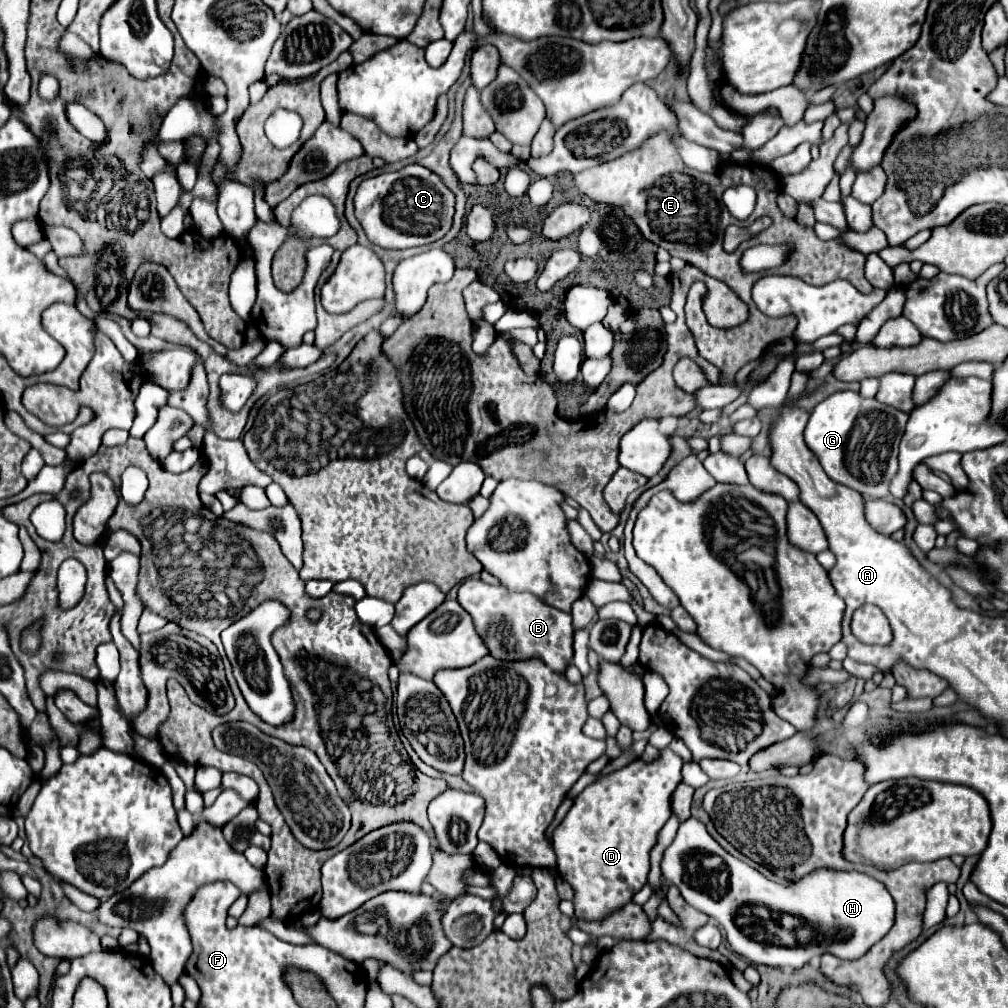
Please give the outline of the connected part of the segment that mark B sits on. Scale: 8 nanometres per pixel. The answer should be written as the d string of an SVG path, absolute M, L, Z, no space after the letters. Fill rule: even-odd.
M467 579L459 587L457 601L473 617L479 635L485 639L495 659L517 661L539 657L551 669L563 673L573 659L573 631L571 615L559 611L531 593L515 593L507 587L487 585L481 579Z

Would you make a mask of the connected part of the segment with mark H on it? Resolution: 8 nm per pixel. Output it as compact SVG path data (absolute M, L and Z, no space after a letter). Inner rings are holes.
M689 817L687 821L683 821L681 823L681 827L679 827L679 831L677 831L677 837L673 839L673 843L665 849L665 855L663 855L663 861L661 861L661 873L665 875L665 879L667 879L667 883L669 885L677 885L679 887L679 891L681 891L681 895L685 897L685 901L687 903L691 903L695 909L699 909L699 911L703 911L703 913L707 913L709 917L715 917L717 919L717 923L723 927L723 931L725 931L725 937L727 937L727 941L729 941L729 945L731 945L731 949L735 951L735 953L739 953L739 955L743 955L745 959L749 959L751 963L757 963L757 965L769 965L769 967L779 967L779 969L791 969L791 971L795 971L795 969L801 969L805 963L809 963L813 957L817 957L817 955L823 955L823 953L831 953L831 955L835 955L835 957L839 957L839 959L859 959L861 955L865 955L879 939L883 939L885 937L885 933L893 927L893 923L895 923L895 903L893 903L893 897L889 895L889 891L885 891L885 885L881 883L881 881L877 881L877 879L873 879L871 875L867 875L867 873L859 873L859 871L837 871L837 869L827 869L827 867L821 867L821 869L817 869L817 871L811 871L811 873L807 873L805 875L805 879L801 877L799 881L793 881L793 883L789 883L789 885L781 885L781 883L775 883L775 881L769 881L767 877L763 877L759 871L755 871L753 867L749 867L747 863L743 863L743 861L739 861L739 859L735 859L733 855L729 855L709 833L707 833L707 829L705 829L705 825L701 823L701 821L697 821L697 819L693 819L693 817ZM757 903L764 903L764 905L771 911L777 911L779 913L788 913L792 916L796 915L805 915L805 919L815 927L815 929L819 929L819 931L845 931L845 939L847 941L841 941L841 943L819 943L819 945L809 945L809 947L777 947L777 945L769 945L769 943L763 943L763 941L759 941L759 935L757 935L757 925L755 925L755 921L753 921L753 911L749 909L751 905L757 905ZM743 907L747 907L749 909L749 913L741 913L741 915L745 915L743 917L743 923L741 923L741 917L739 917L739 911L743 909Z

